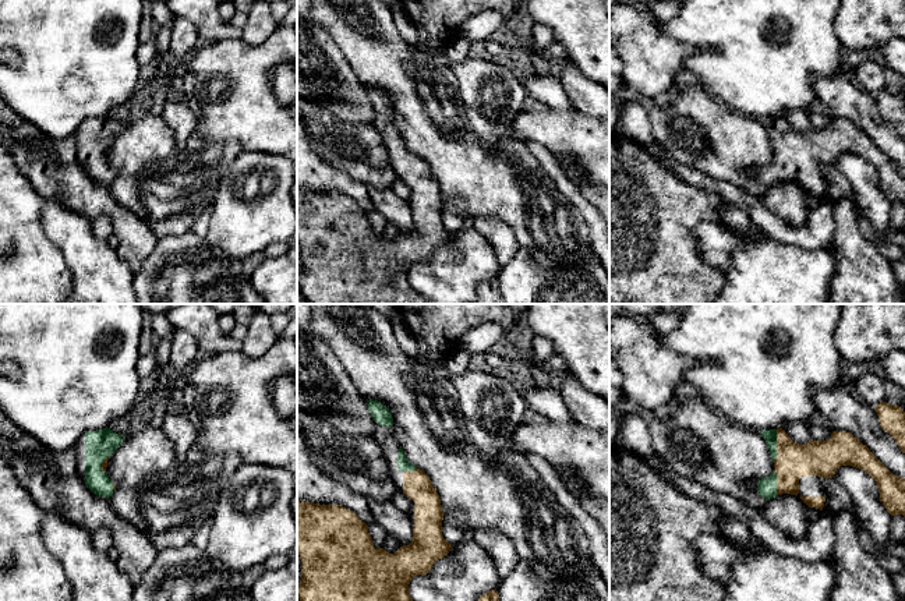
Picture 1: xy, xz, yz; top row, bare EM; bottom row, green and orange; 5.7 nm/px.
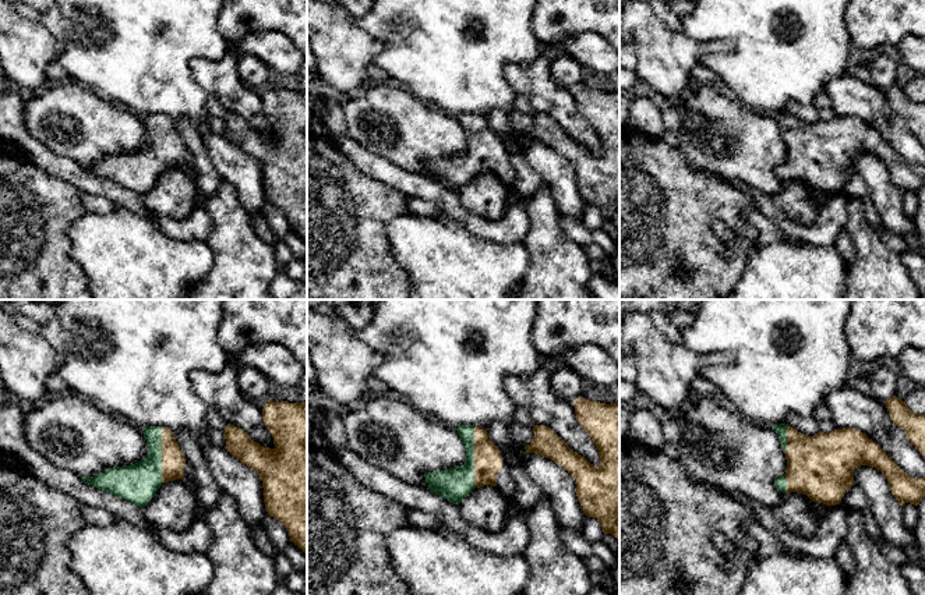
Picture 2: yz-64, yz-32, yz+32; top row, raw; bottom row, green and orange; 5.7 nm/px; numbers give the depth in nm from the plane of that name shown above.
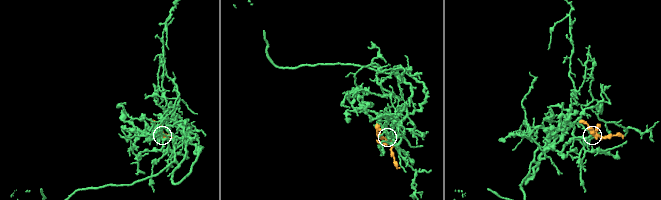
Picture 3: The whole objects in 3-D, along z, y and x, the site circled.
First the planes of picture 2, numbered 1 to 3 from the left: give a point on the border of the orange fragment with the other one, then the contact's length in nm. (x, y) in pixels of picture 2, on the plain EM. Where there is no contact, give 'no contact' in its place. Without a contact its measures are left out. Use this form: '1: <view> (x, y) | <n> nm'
1: yz-64 (161, 144) | 320 nm
2: yz-32 (473, 145) | 360 nm
3: yz+32 (786, 127) | 150 nm

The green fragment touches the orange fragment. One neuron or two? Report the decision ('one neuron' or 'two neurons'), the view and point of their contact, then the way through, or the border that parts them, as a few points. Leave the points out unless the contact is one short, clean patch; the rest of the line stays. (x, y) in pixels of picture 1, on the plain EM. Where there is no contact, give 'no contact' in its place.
one neuron | yz (776, 134)

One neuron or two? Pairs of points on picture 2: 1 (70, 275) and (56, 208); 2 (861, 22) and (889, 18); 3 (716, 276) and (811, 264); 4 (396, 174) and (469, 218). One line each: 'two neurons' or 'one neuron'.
1: one neuron
2: one neuron
3: two neurons
4: one neuron

